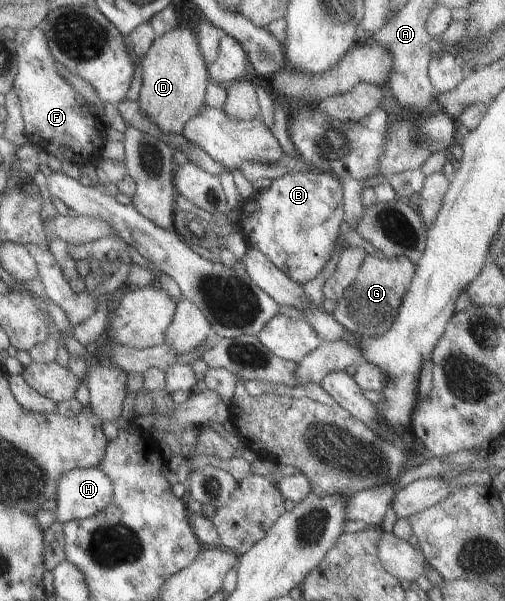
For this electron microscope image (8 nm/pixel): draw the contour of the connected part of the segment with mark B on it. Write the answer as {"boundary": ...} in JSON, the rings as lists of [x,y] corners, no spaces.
{"boundary":[[[287,172],[275,178],[267,189],[256,191],[255,196],[243,202],[235,217],[249,248],[257,248],[264,253],[277,269],[298,284],[311,281],[325,269],[345,228],[341,224],[344,220],[341,180],[329,172]]]}

